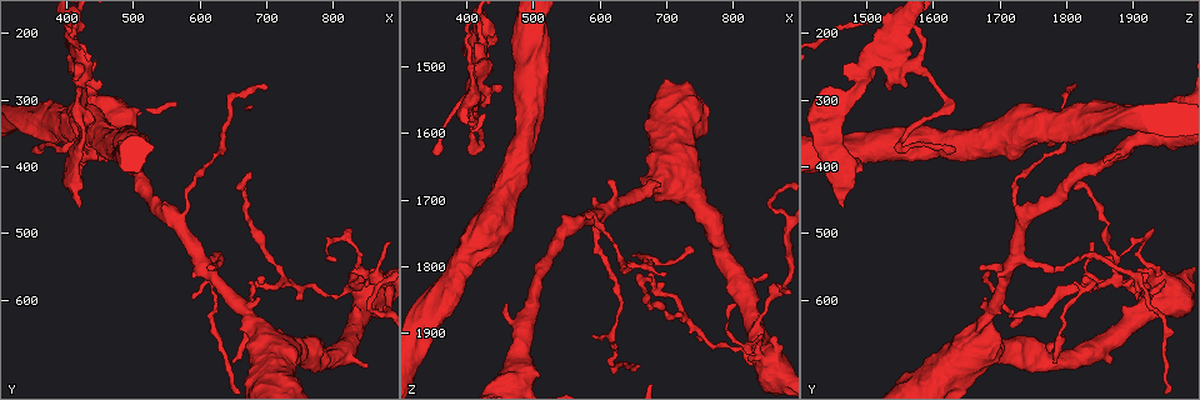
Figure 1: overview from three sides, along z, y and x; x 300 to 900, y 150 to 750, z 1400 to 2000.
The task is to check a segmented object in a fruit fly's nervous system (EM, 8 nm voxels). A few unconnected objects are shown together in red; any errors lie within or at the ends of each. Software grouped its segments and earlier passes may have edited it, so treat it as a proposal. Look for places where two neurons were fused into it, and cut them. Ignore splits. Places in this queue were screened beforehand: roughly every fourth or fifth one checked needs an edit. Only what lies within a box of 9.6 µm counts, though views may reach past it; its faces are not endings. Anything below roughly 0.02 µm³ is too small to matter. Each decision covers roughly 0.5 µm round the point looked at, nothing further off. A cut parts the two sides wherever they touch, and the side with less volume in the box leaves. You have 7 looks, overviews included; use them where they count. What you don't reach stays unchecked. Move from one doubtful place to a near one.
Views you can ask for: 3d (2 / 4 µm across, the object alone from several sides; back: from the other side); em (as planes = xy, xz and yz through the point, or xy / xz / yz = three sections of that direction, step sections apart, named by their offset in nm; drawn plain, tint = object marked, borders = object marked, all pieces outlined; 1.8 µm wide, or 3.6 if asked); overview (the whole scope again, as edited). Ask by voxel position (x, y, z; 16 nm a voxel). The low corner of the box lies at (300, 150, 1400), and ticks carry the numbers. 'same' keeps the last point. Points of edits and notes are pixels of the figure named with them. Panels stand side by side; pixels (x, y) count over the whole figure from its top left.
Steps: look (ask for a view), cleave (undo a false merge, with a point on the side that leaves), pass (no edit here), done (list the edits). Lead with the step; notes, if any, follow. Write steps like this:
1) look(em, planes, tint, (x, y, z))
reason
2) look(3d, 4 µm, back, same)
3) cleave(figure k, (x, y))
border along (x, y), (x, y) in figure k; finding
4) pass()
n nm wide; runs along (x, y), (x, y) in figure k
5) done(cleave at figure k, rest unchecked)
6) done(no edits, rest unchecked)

look(3d, 2 µm, (425, 325, 1445))
branch point

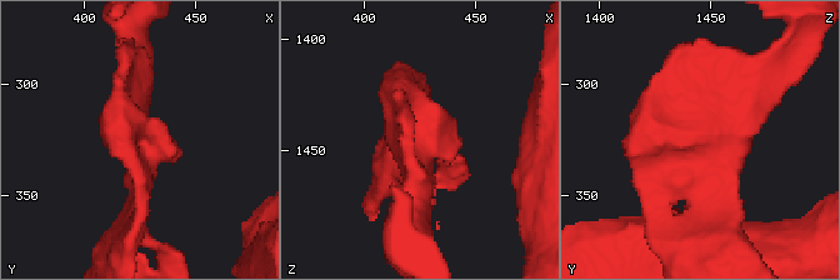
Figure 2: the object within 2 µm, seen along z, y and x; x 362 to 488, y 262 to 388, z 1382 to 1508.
look(em, planes, borders, (424, 325, 1447))

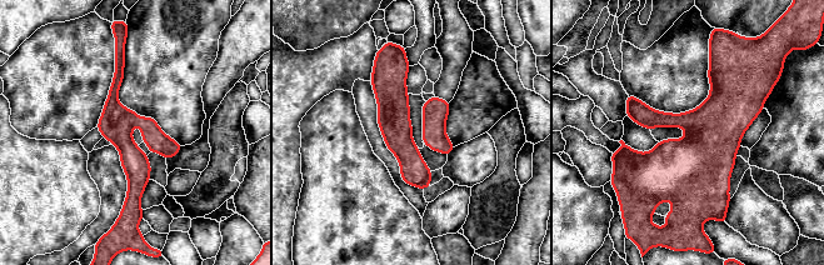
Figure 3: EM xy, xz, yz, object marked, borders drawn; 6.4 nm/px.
pass()
runs along (118, 60), (113, 111), (134, 161), (125, 209) in figure 3; one neuron here

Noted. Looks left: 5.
look(3d, 4 µm, (410, 185, 1545))
four or more arms meet

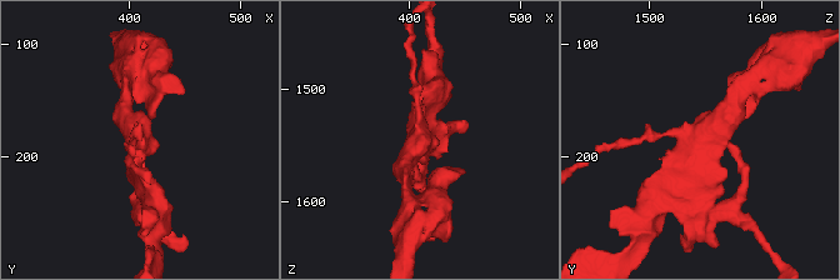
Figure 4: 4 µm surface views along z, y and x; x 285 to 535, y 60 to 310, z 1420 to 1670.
look(em, planes, tint, (408, 188, 1544))

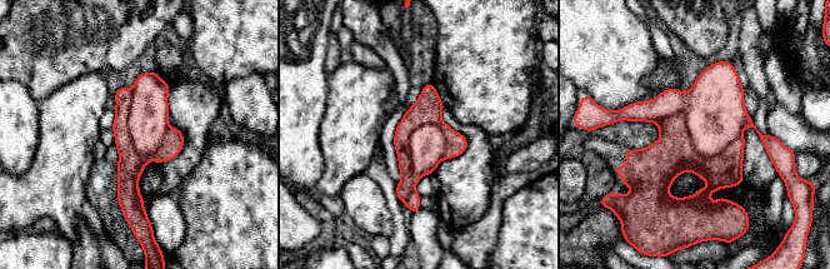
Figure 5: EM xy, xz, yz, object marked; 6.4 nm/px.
cleave(figure 5, (426, 147))
360 nm wide; border along (436, 123), (410, 135), (418, 178) in figure 5; two neurons meet here

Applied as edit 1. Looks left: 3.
look(overview)

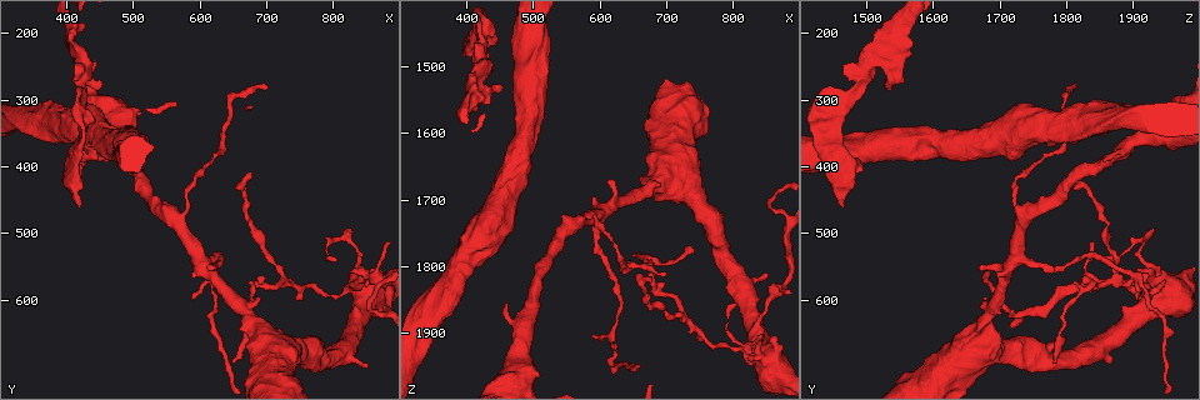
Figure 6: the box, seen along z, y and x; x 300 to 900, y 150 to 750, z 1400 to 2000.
look(em, 3.6 µm, planes, tint, (675, 585, 1830))
abrupt turn

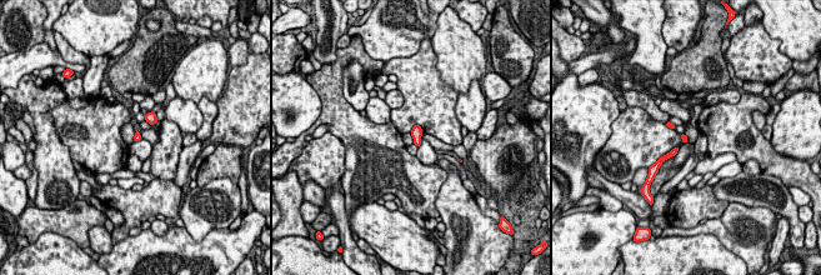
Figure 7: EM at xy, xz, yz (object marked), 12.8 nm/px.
pass()
70 nm wide; one neuron here

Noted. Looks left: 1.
done(cleave at figure 5, rest unchecked)

